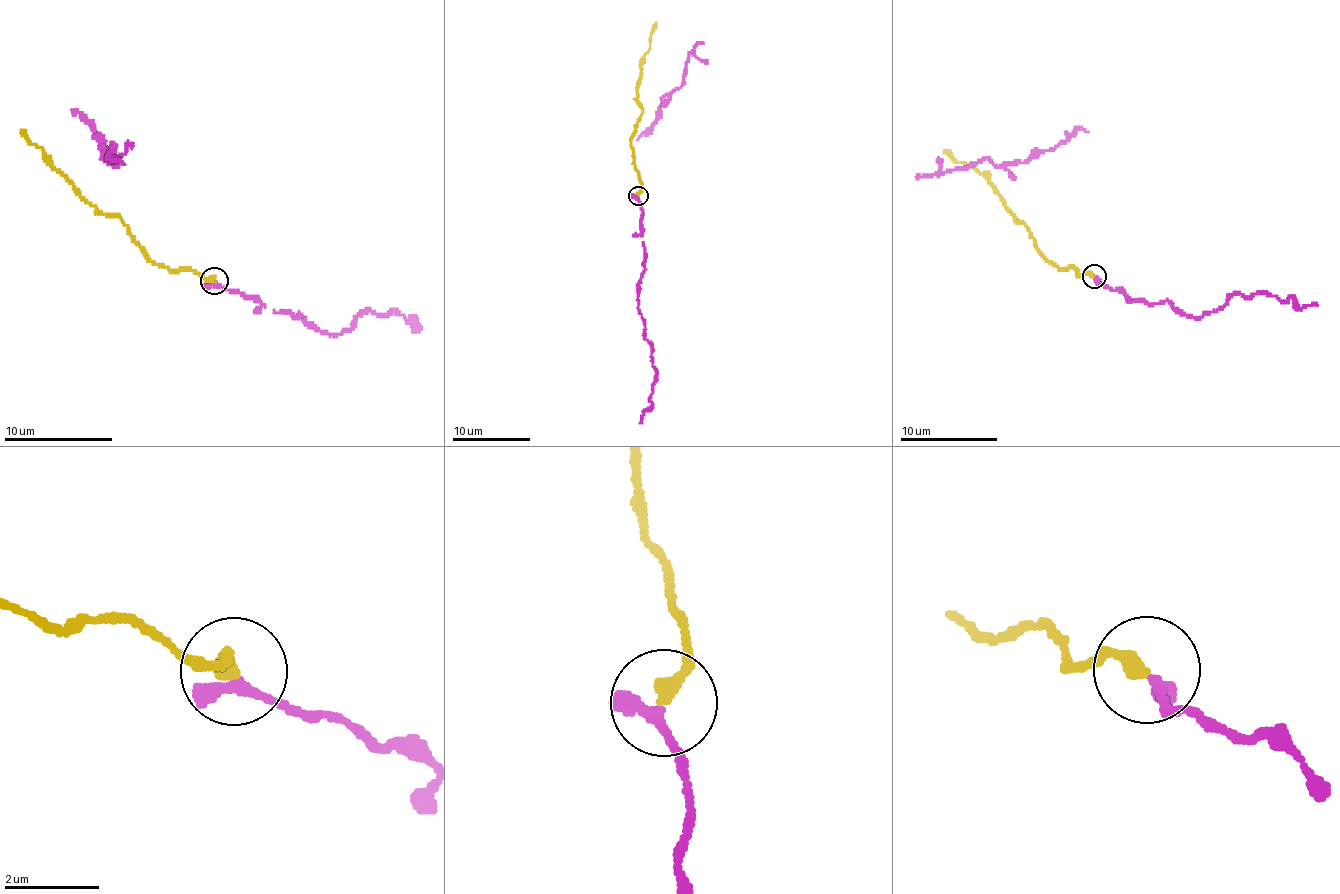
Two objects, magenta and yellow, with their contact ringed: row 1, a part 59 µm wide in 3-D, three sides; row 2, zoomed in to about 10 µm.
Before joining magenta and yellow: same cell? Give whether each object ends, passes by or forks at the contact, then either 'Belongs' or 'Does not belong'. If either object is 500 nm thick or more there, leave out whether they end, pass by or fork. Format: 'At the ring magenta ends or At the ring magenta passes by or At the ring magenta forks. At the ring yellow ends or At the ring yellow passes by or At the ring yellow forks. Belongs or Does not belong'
At the ring magenta ends. At the ring yellow ends. Belongs

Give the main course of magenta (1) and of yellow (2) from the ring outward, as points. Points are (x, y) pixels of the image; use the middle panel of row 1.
1: (638, 196), (644, 271), (640, 281), (638, 302), (656, 372), (651, 404), (639, 423)
2: (638, 196), (641, 180), (631, 140), (642, 112), (637, 93), (640, 62), (656, 22)

